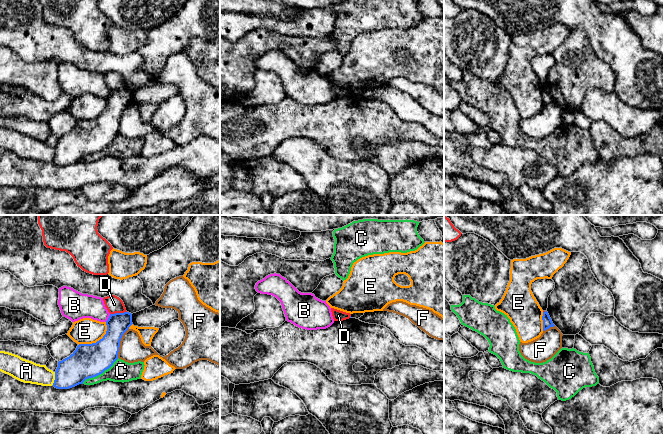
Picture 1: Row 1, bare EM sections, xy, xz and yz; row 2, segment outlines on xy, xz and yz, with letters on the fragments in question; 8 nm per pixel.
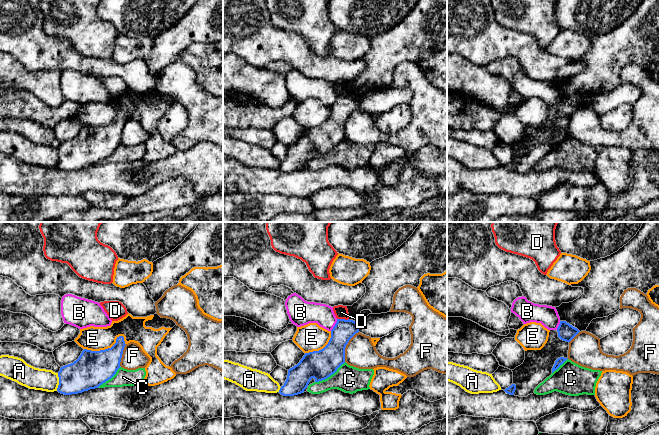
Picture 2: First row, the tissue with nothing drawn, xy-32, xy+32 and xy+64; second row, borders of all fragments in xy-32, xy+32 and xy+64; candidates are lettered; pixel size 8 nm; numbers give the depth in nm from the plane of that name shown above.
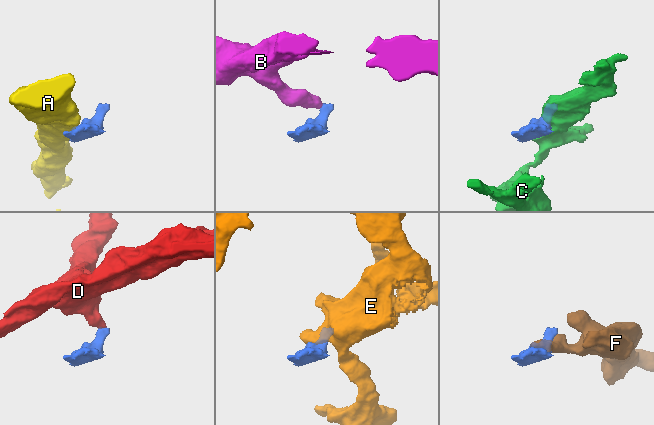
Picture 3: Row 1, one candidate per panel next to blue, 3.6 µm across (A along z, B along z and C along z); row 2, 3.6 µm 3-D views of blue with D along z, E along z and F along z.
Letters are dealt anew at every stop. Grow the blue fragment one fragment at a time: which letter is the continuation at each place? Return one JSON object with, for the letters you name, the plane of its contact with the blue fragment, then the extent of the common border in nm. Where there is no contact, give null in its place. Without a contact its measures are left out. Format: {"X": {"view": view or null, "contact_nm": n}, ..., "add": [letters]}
{"add": []}

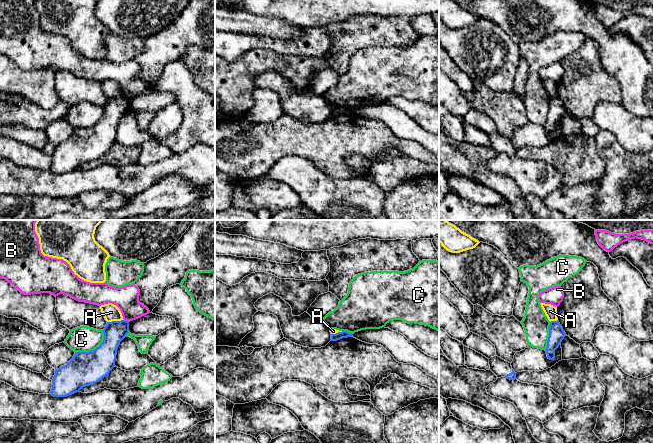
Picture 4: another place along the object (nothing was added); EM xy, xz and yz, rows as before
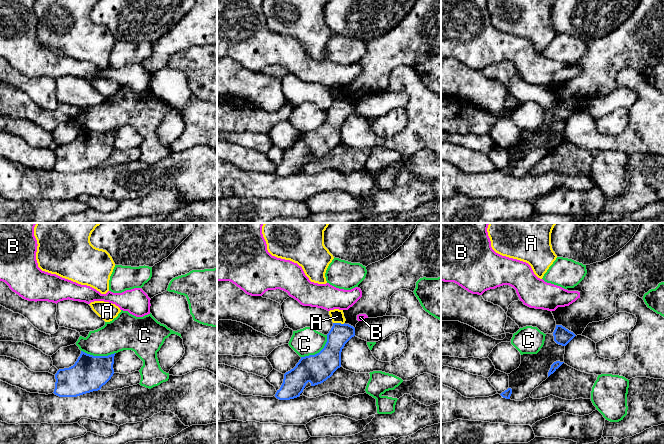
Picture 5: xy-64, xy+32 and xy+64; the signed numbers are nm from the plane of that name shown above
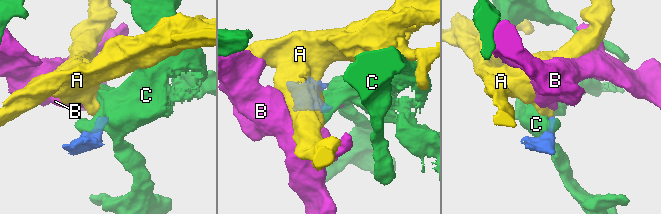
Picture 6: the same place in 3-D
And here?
{"add": []}

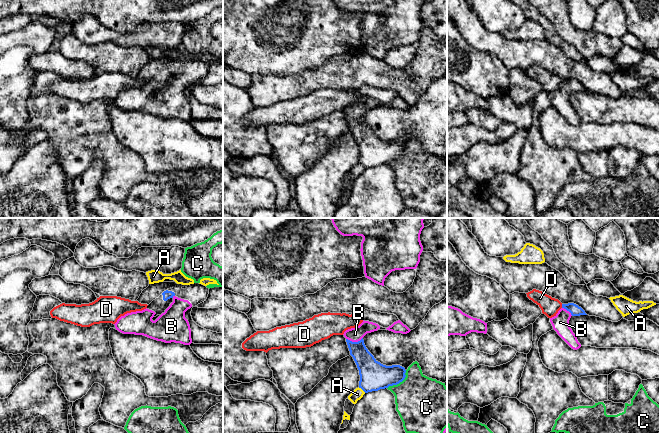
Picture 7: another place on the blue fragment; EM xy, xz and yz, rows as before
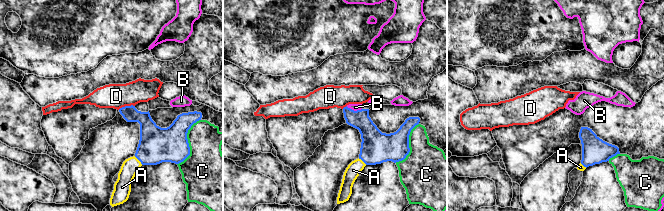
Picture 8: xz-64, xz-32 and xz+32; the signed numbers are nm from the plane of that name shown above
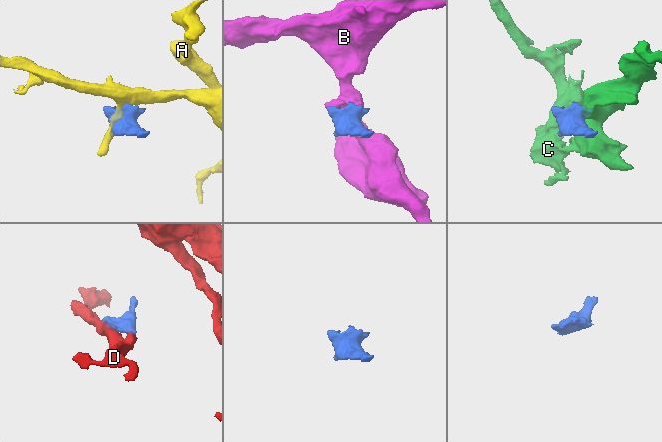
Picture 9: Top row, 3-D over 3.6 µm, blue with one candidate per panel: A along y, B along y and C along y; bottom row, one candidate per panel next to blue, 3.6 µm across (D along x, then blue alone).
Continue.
{"B": {"view": "xz", "contact_nm": 140}, "add": ["B"]}

